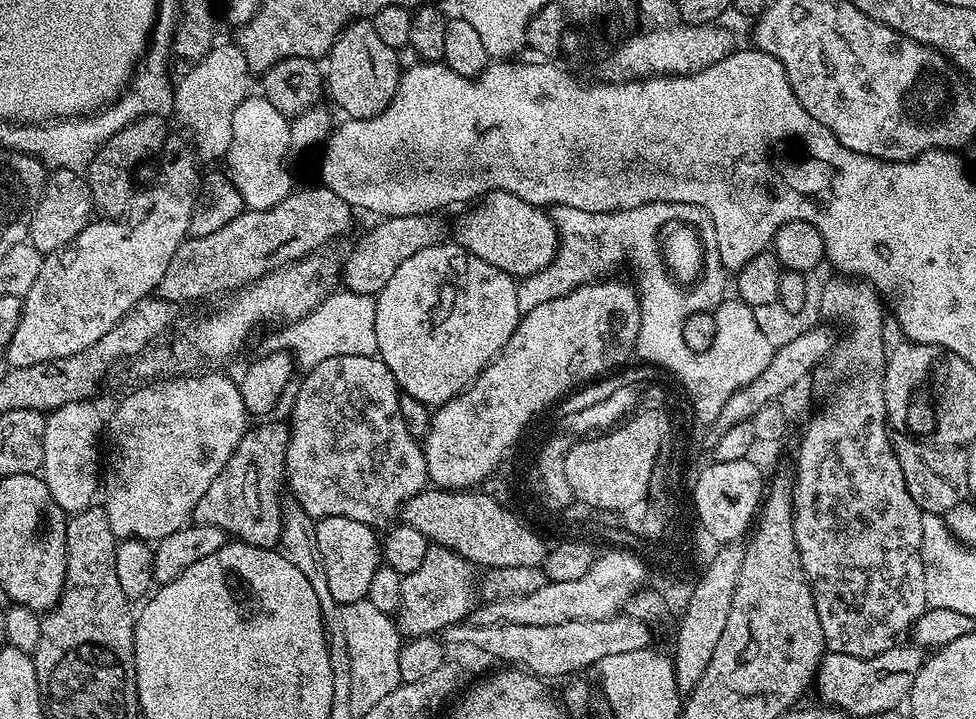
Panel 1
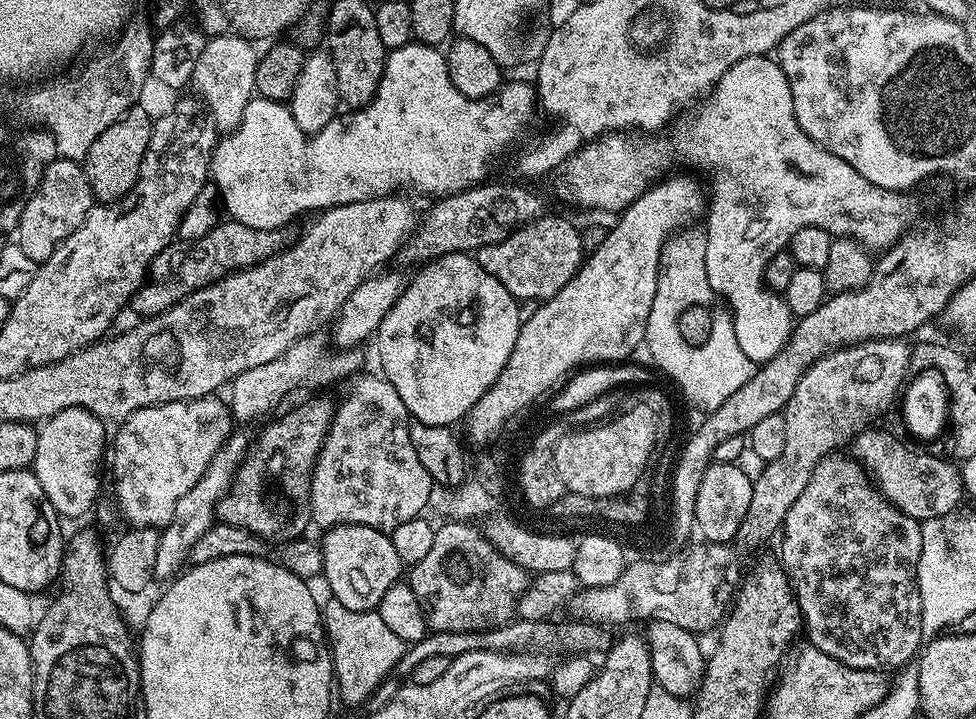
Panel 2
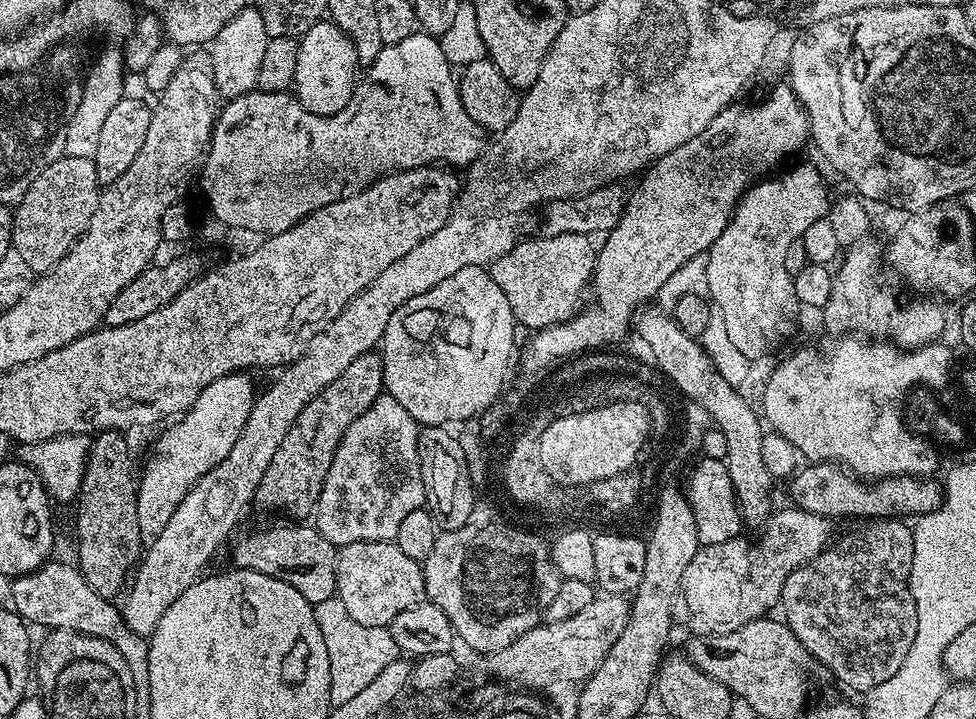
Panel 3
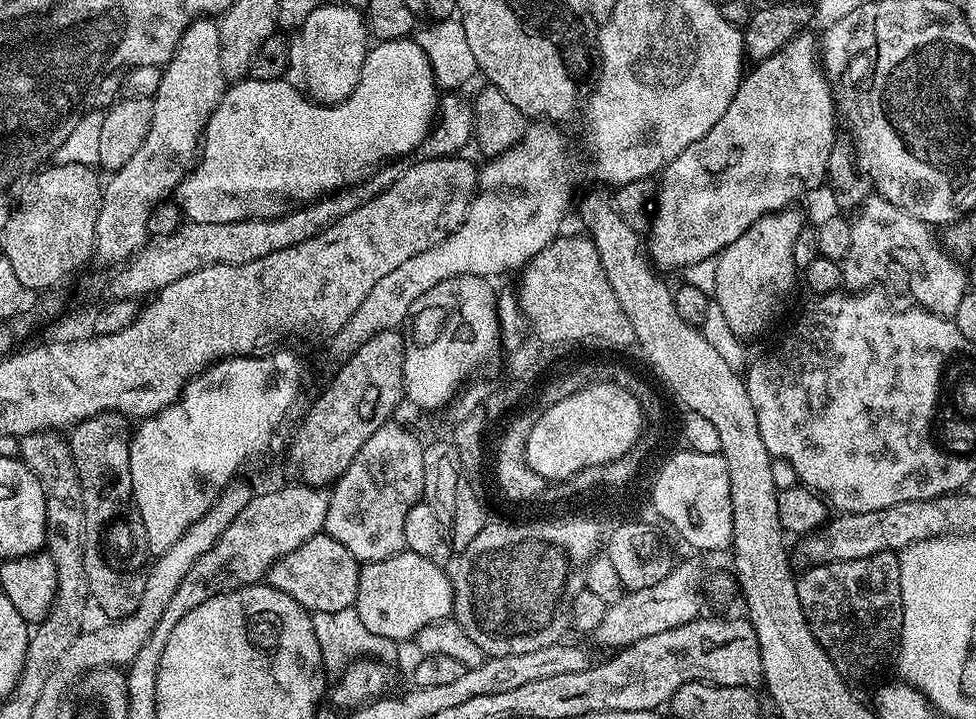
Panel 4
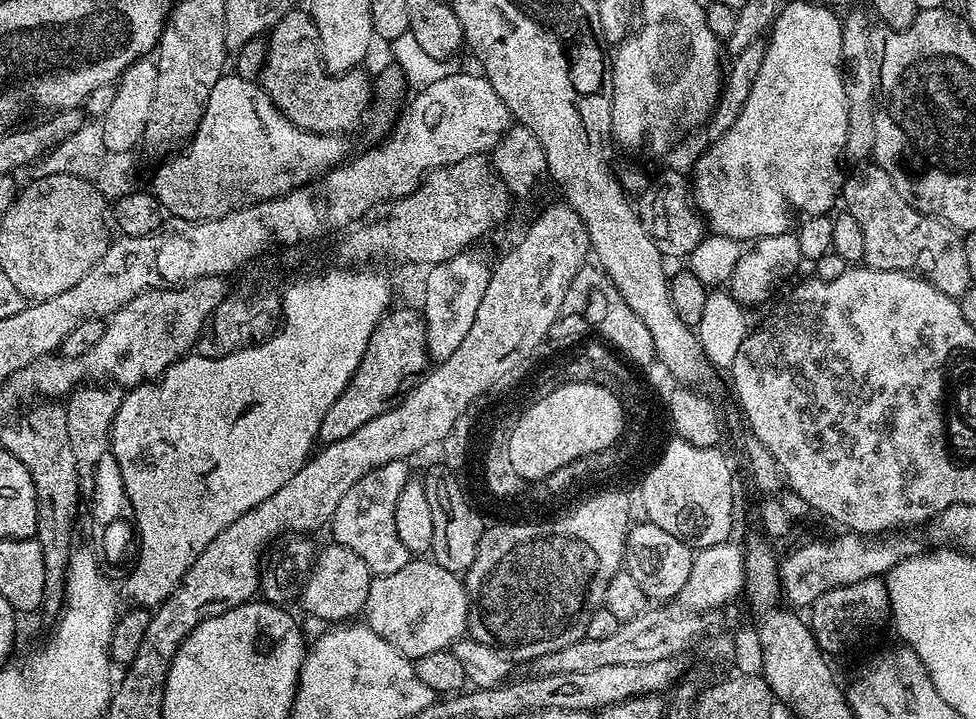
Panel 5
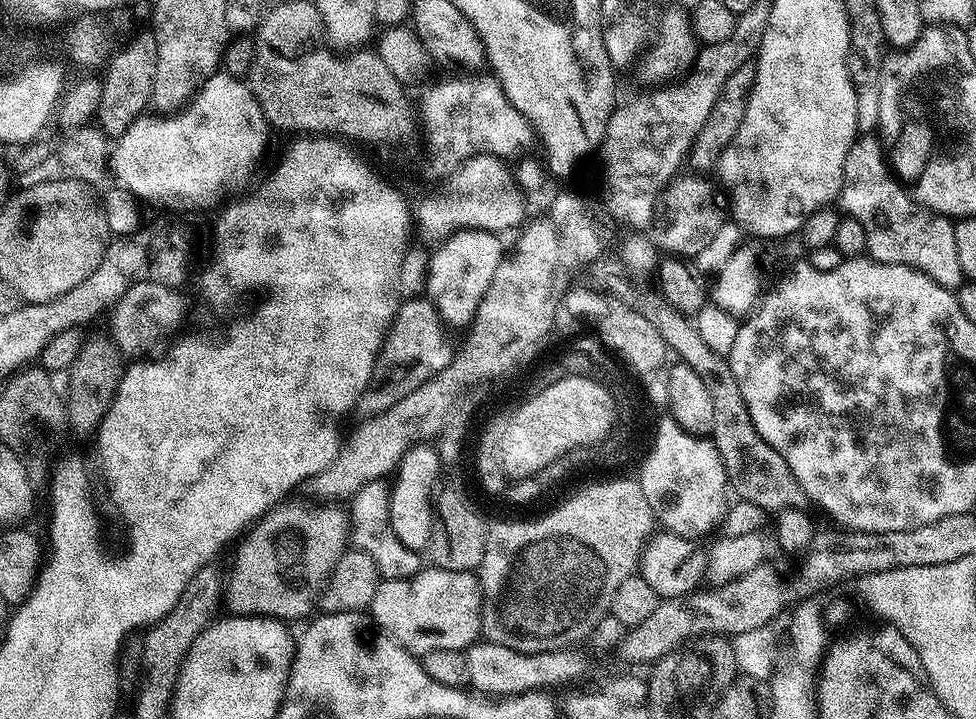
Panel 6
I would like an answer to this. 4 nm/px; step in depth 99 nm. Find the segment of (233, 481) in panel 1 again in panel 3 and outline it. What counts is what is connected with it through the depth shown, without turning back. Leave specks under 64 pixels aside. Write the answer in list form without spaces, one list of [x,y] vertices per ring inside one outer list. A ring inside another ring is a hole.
[[[373,350],[354,358],[330,386],[322,390],[310,402],[306,402],[306,410],[298,414],[294,426],[282,438],[282,446],[278,446],[278,454],[266,466],[266,474],[262,474],[262,482],[258,482],[255,503],[261,504],[266,511],[285,512],[292,518],[308,518],[316,511],[316,503],[322,494],[322,486],[326,482],[326,474],[330,464],[334,462],[334,454],[346,434],[350,424],[357,420],[376,399],[384,392],[384,358],[379,351]]]

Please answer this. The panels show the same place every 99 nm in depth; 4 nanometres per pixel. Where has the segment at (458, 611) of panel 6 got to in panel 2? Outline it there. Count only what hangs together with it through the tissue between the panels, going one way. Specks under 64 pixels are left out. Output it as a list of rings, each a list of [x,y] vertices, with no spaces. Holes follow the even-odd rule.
[[[339,524],[337,528],[327,529],[323,536],[324,540],[319,541],[324,559],[322,580],[328,583],[330,596],[342,602],[347,610],[377,611],[386,590],[401,579],[402,565],[394,551],[391,535],[370,526]]]

